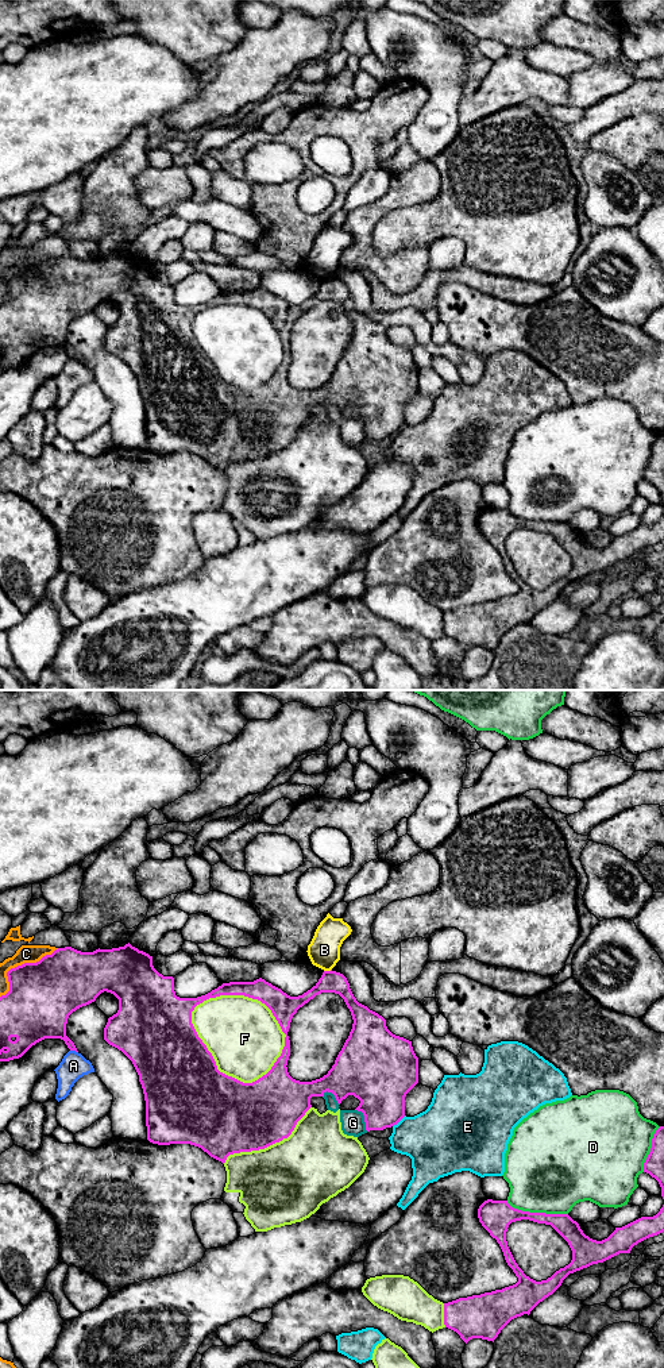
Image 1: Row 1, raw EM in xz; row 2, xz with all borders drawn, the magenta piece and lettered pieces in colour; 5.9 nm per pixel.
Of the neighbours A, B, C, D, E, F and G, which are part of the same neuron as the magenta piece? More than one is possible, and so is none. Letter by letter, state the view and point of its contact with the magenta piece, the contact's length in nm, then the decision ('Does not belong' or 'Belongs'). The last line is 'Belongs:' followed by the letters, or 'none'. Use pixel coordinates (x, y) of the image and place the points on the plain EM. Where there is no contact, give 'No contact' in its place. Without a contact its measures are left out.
A: Touches magenta at xz (74, 358). Shared border 50 nm. Does not belong
B: Touches magenta at xz (327, 280). Shared border 50 nm. Does not belong
C: Touches magenta at xz (19, 274). Shared border 460 nm. Does not belong
D: Touches magenta at xz (537, 521). Shared border 380 nm. Does not belong
E: Touches magenta at xz (398, 430). Shared border 100 nm. Does not belong
F: Touches magenta at xz (248, 305). Shared border 600 nm. Does not belong
G: Touches magenta at xz (365, 427). Shared border 150 nm. Does not belong
Belongs: none

